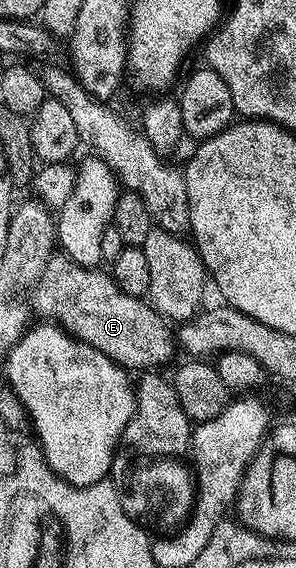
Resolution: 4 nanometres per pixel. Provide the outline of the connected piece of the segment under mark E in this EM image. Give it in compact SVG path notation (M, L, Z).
M61 253L47 260L28 298L30 310L42 318L39 320L57 325L79 343L87 343L113 363L125 367L127 372L150 373L162 369L158 367L164 366L176 352L176 335L171 324L146 299L124 293L113 274L105 275L98 267L73 263Z

